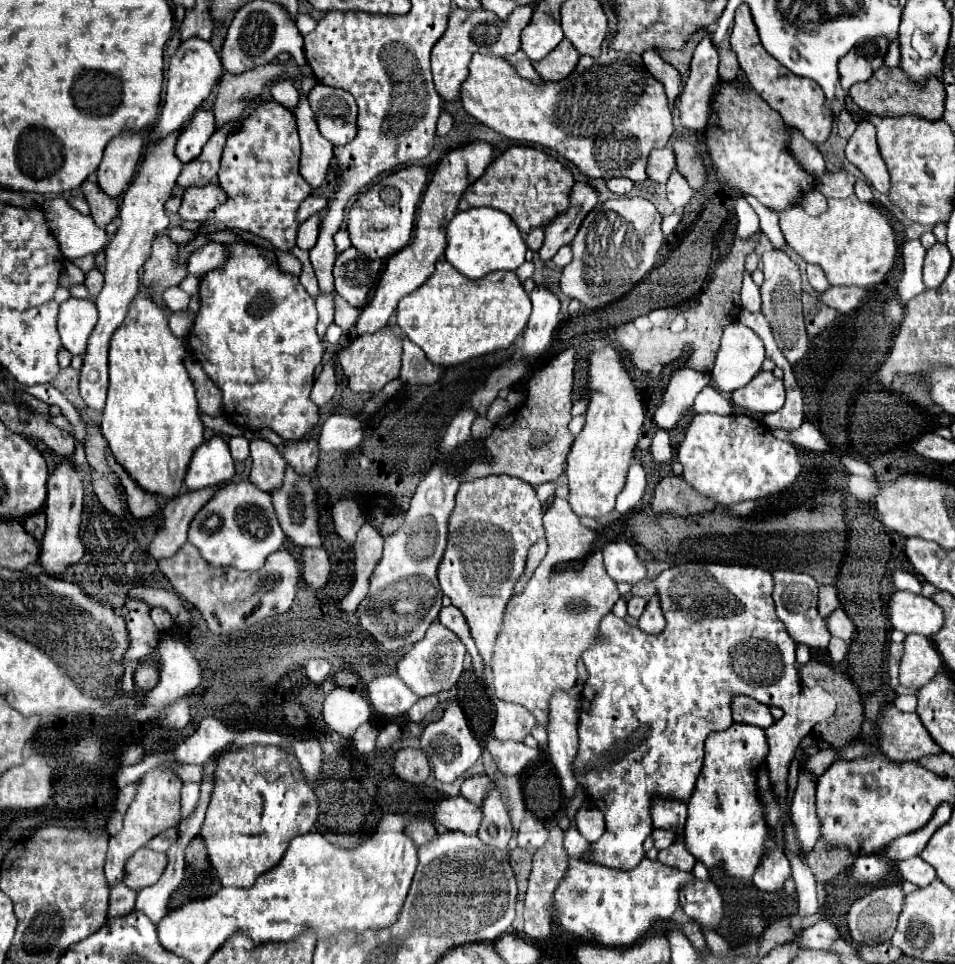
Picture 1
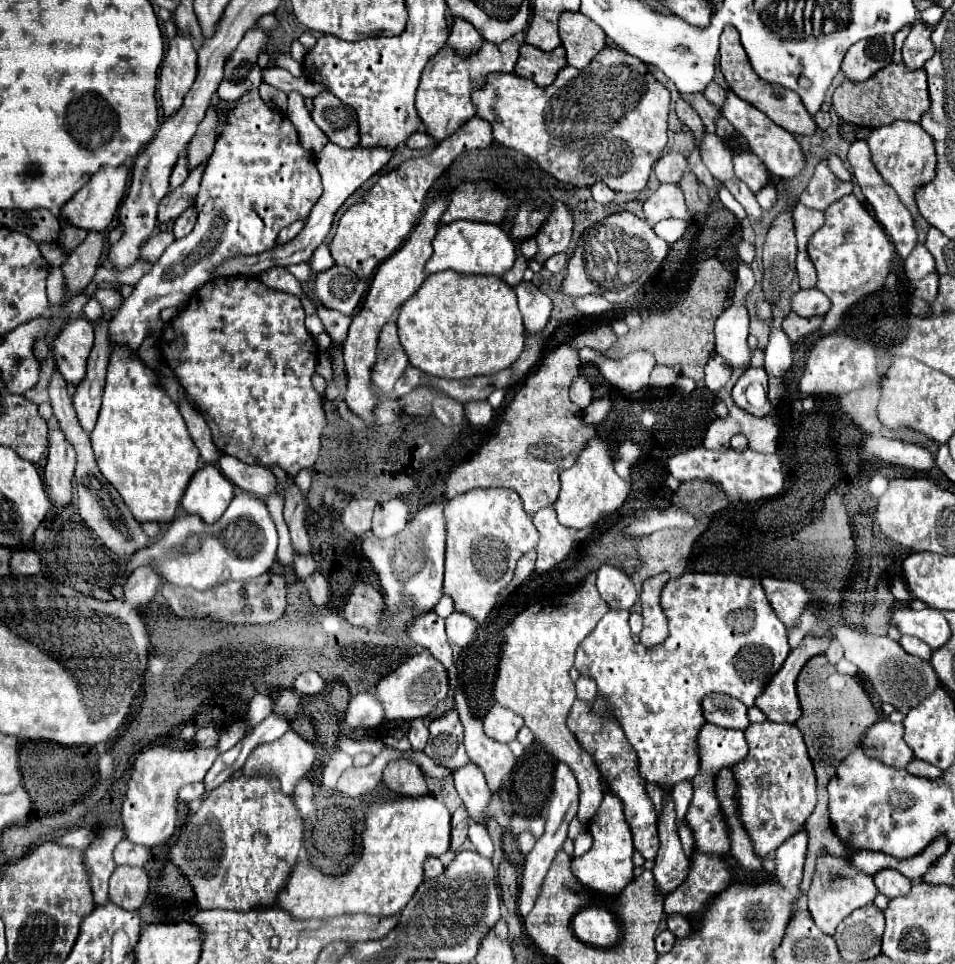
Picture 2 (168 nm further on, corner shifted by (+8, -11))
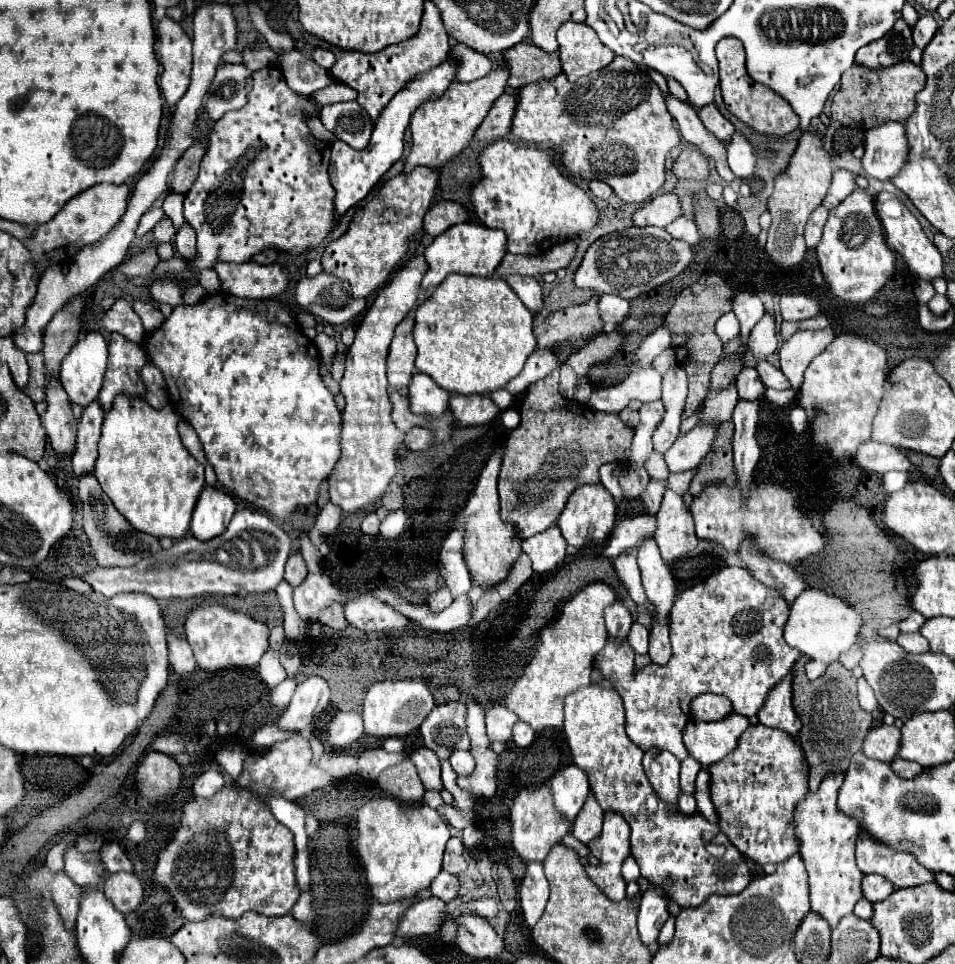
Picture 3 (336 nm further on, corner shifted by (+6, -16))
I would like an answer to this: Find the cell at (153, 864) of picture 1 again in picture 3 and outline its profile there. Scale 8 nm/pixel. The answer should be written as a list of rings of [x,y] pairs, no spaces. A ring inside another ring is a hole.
[[[132,872],[110,874],[108,880],[102,884],[102,890],[106,898],[112,900],[114,908],[122,914],[136,910],[136,906],[142,902],[142,896],[144,896],[144,888]]]

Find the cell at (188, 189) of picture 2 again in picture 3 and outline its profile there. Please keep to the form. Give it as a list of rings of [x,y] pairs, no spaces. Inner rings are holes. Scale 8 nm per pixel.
[[[162,218],[162,220],[154,226],[152,232],[154,232],[158,244],[162,244],[162,242],[172,242],[172,238],[174,238],[174,234],[176,234],[174,226],[170,224],[170,218]]]

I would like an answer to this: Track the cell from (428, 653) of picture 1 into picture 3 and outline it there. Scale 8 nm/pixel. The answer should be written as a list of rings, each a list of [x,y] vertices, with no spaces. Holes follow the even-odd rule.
[[[424,678],[376,682],[368,688],[364,706],[362,706],[364,732],[374,738],[402,738],[402,736],[410,734],[412,730],[420,728],[420,724],[428,716],[430,708],[434,708],[434,698],[432,698],[432,692]]]

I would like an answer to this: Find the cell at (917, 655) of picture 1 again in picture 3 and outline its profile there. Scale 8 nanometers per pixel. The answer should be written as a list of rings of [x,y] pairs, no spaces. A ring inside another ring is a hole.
[[[914,632],[914,634],[900,634],[896,638],[896,642],[910,654],[924,654],[930,650],[926,638],[920,634],[920,632]]]

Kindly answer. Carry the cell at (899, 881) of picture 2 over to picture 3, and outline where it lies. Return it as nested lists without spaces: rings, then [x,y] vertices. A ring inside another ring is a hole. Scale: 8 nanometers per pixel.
[[[866,874],[862,878],[862,896],[870,902],[876,902],[876,900],[884,900],[886,896],[890,896],[890,892],[894,892],[894,886],[878,876],[878,874]]]

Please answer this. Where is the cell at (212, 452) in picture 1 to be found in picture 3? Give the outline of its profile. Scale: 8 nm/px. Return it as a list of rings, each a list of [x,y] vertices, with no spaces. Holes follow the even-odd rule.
[[[204,488],[192,514],[192,536],[200,542],[220,536],[228,528],[234,512],[236,502],[228,492],[220,488]]]

